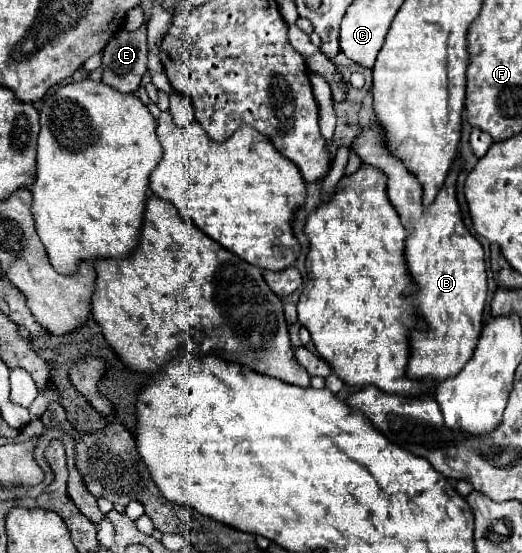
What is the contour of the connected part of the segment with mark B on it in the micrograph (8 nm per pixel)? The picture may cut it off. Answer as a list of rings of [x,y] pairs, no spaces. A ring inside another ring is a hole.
[[[373,119],[367,129],[359,131],[353,139],[353,151],[361,157],[361,163],[383,169],[387,177],[387,197],[409,233],[405,239],[405,255],[409,273],[417,283],[413,299],[429,329],[411,333],[411,359],[407,373],[413,379],[441,383],[461,371],[471,359],[483,325],[483,307],[487,297],[483,247],[465,227],[455,193],[457,175],[463,169],[463,157],[455,159],[435,201],[425,207],[423,185],[415,175],[411,175],[411,171],[407,171],[405,163],[397,159],[397,155],[387,151],[387,145],[383,143],[383,127],[379,127],[377,119]]]

